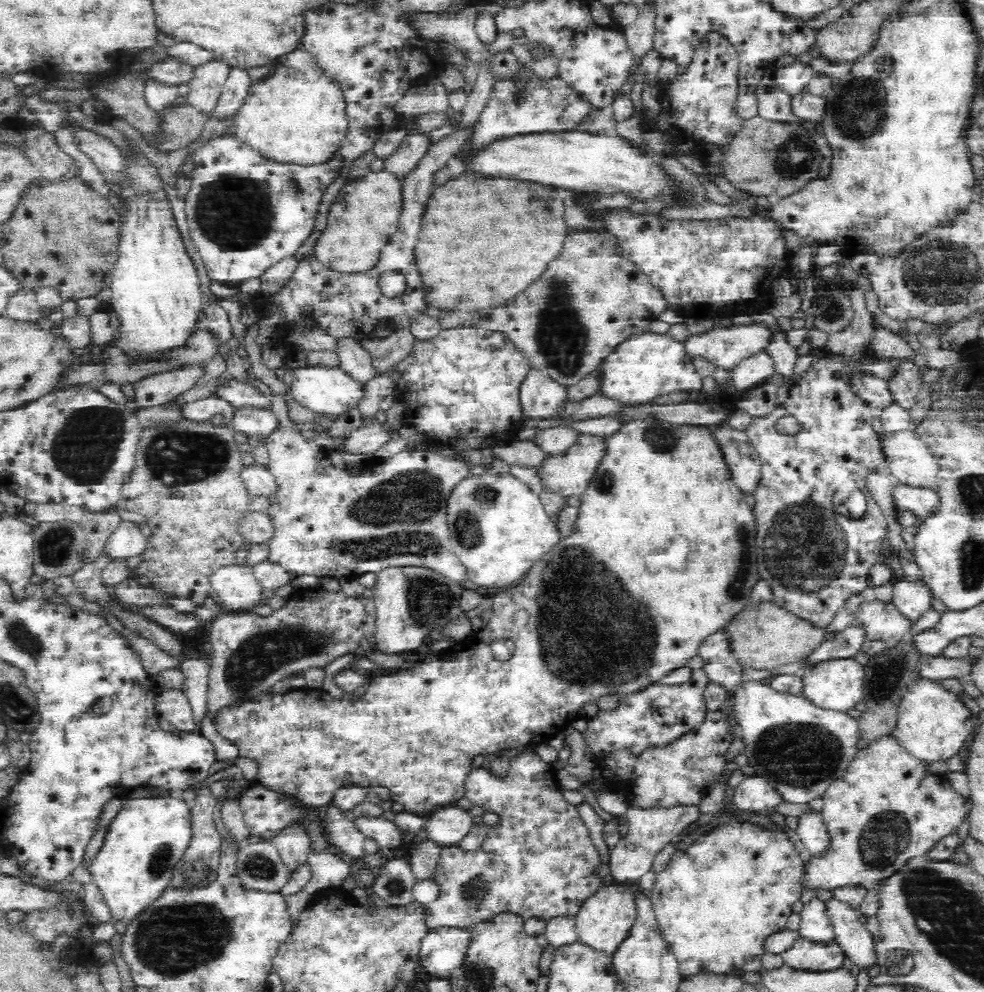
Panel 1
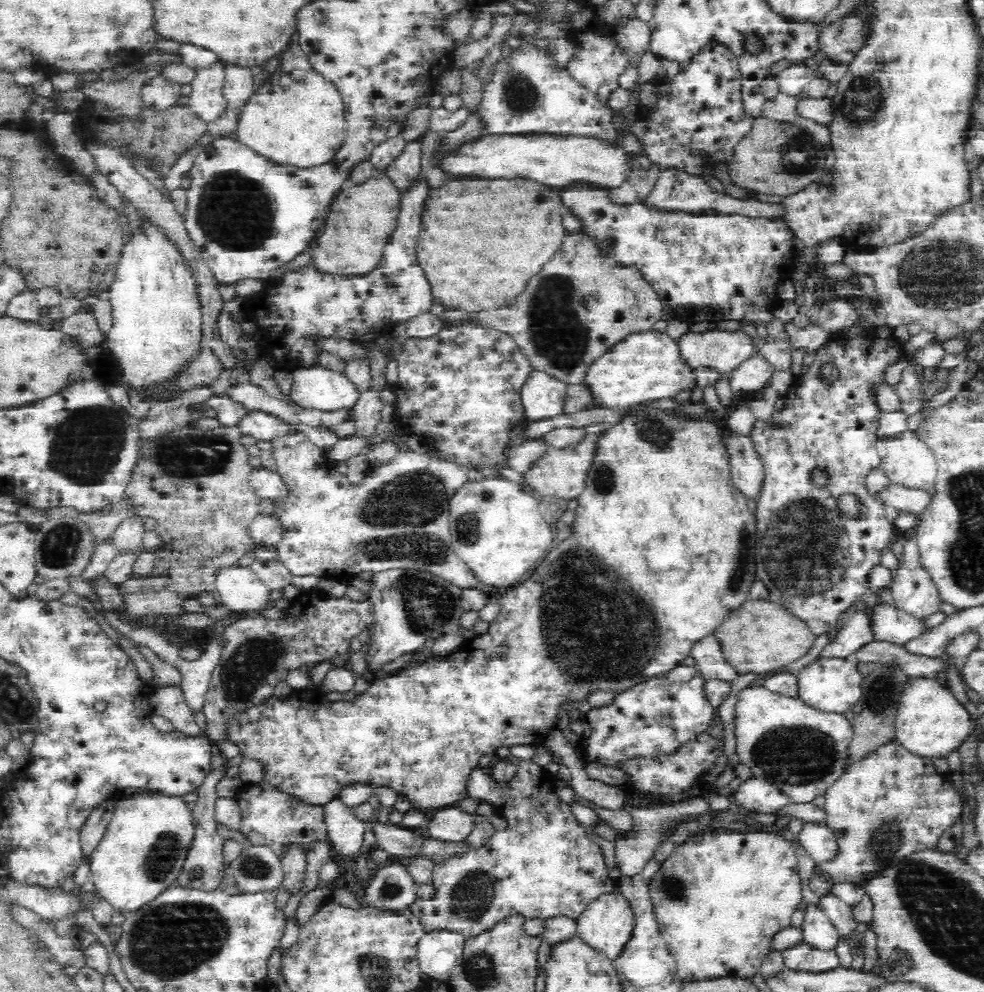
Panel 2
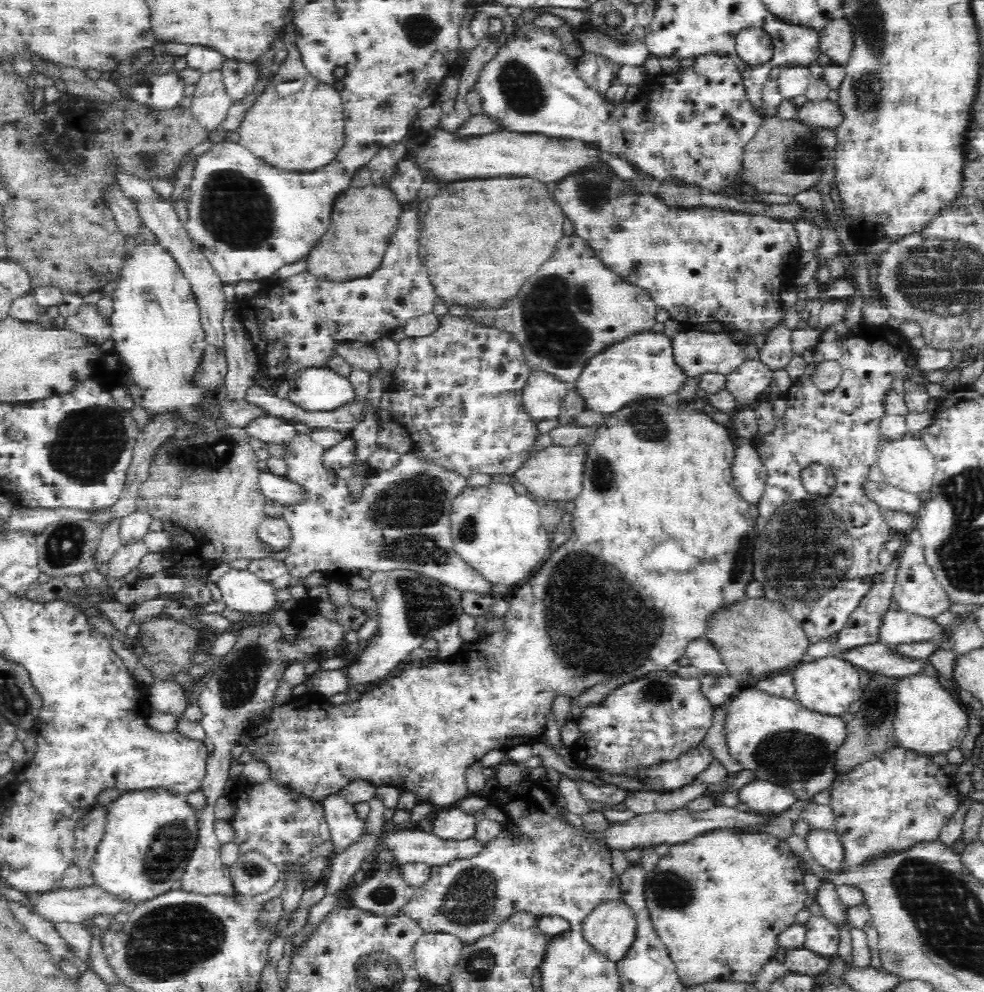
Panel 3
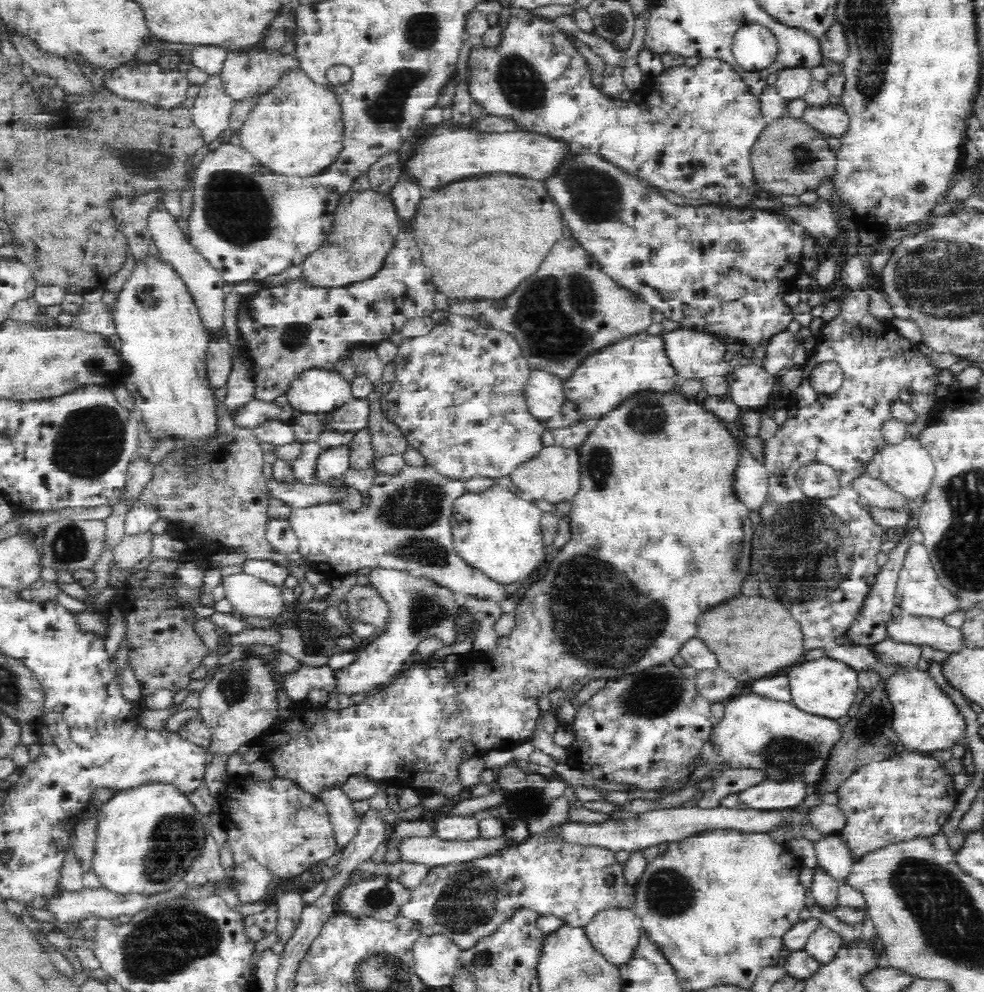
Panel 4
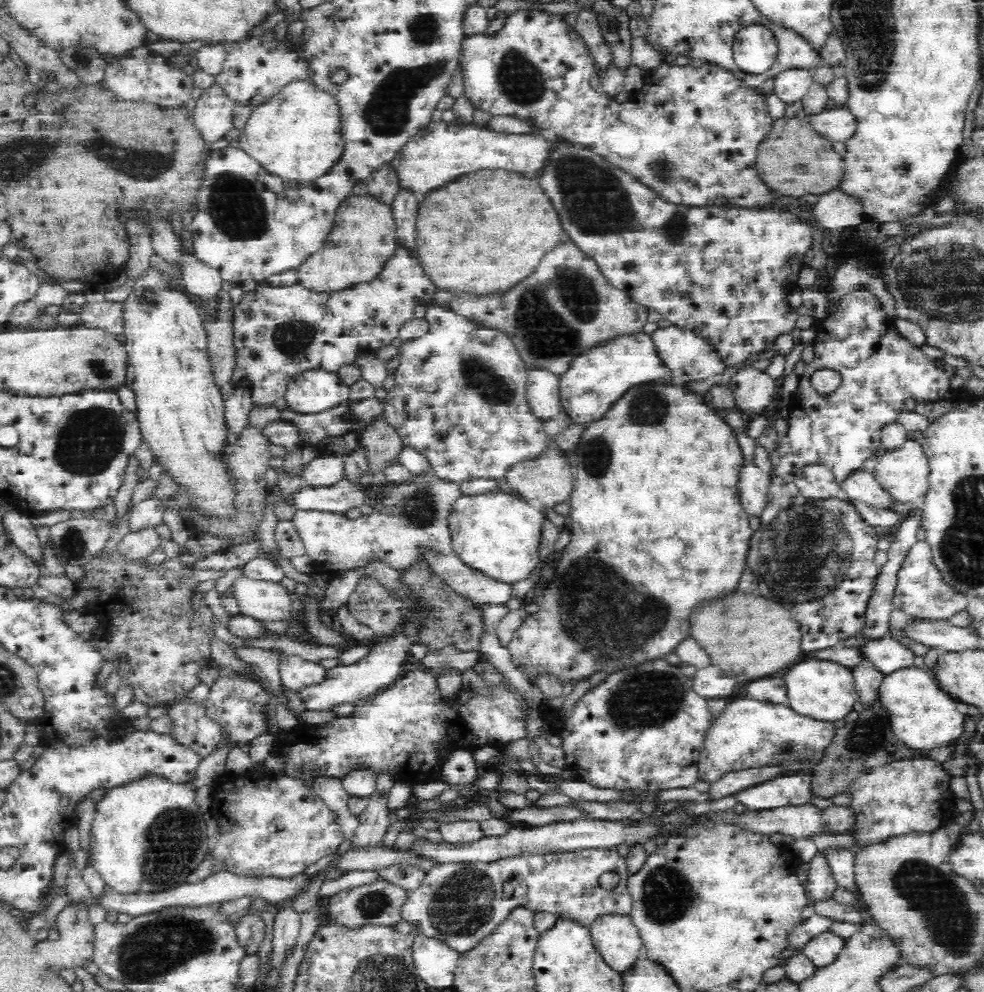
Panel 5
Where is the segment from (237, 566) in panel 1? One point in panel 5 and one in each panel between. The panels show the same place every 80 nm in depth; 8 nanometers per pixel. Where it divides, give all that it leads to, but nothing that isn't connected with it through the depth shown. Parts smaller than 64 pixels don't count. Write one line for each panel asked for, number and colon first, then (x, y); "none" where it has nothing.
2: (240, 590)
3: (241, 590)
4: (249, 596)
5: (264, 601)

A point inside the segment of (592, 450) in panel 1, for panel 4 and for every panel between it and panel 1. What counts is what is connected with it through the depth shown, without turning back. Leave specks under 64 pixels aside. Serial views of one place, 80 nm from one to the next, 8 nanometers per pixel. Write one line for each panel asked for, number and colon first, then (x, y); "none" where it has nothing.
2: (563, 473)
3: (556, 473)
4: (553, 475)

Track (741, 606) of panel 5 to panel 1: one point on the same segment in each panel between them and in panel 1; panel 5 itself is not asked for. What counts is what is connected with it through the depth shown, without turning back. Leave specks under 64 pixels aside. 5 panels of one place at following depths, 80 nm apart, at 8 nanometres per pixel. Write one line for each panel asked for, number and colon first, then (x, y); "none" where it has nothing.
1: (769, 636)
2: (761, 637)
3: (755, 637)
4: (752, 637)

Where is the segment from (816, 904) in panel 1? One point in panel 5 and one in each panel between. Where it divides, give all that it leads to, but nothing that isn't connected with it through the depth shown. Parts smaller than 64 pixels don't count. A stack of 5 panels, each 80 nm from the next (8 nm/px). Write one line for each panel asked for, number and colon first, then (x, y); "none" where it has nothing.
2: (817, 930)
3: (822, 936)
4: (823, 944)
5: (823, 949)

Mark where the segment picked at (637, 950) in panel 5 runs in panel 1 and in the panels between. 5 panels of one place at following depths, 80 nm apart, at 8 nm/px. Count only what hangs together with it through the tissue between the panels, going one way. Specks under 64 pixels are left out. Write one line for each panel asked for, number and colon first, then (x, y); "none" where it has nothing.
1: (604, 919)
2: (606, 924)
3: (610, 928)
4: (614, 932)

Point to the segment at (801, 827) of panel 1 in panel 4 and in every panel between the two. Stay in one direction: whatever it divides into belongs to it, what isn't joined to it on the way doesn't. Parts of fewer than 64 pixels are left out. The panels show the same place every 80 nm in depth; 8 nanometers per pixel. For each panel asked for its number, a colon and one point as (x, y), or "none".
2: (819, 841)
3: (824, 846)
4: (832, 853)

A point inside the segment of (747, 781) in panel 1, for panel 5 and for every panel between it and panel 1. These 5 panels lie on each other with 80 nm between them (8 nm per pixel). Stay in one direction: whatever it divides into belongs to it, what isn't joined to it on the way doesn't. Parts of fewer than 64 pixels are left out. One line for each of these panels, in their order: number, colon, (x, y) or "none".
2: (756, 794)
3: (763, 797)
4: (767, 795)
5: (786, 790)

